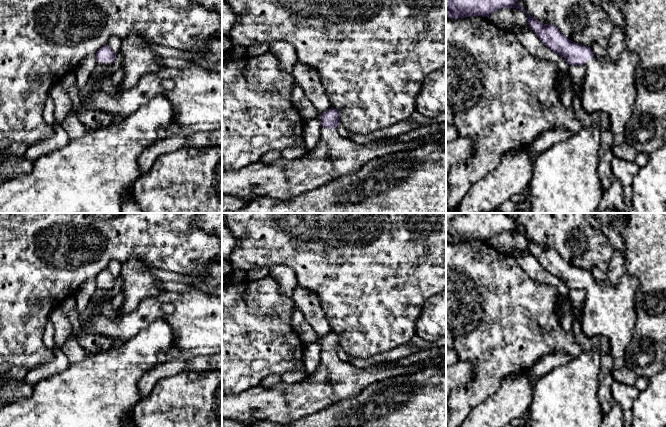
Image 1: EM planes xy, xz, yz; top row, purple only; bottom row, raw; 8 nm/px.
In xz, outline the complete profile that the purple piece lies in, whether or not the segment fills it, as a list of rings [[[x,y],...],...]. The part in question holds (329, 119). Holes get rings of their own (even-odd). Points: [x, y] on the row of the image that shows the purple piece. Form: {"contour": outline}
{"contour": [[[333,107],[320,114],[320,140],[315,148],[307,150],[302,157],[296,159],[280,157],[269,163],[257,161],[237,171],[222,170],[222,195],[236,197],[246,202],[264,196],[285,200],[320,187],[332,179],[354,173],[375,158],[398,151],[411,150],[419,145],[440,141],[446,137],[446,133],[440,133],[420,137],[410,142],[398,141],[395,143],[390,143],[389,138],[384,137],[369,144],[358,144],[350,138],[341,136],[337,131],[337,126],[340,123],[339,116],[339,111]]]}

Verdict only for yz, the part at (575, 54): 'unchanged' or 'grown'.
grown

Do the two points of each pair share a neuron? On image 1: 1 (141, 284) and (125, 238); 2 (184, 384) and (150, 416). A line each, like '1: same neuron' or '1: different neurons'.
1: different neurons
2: same neuron

